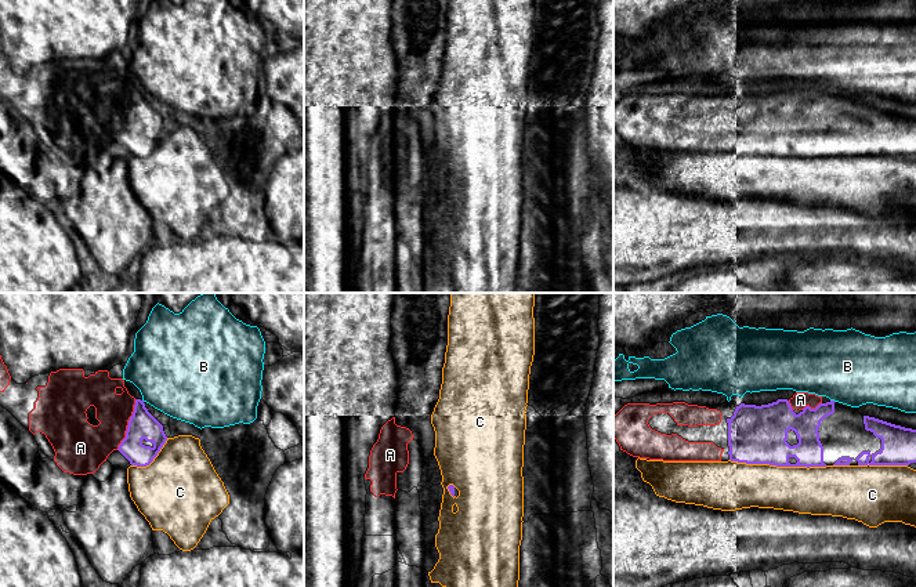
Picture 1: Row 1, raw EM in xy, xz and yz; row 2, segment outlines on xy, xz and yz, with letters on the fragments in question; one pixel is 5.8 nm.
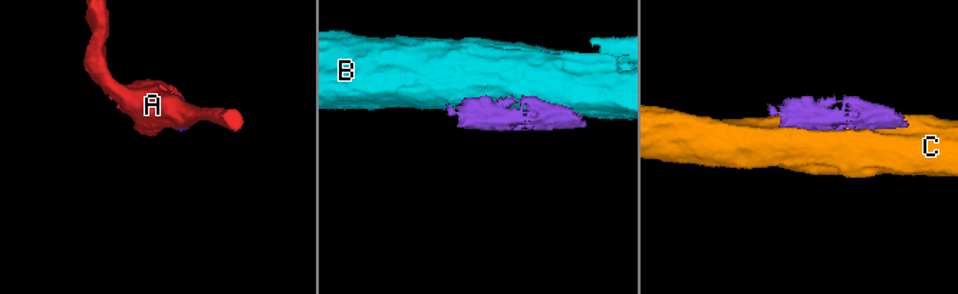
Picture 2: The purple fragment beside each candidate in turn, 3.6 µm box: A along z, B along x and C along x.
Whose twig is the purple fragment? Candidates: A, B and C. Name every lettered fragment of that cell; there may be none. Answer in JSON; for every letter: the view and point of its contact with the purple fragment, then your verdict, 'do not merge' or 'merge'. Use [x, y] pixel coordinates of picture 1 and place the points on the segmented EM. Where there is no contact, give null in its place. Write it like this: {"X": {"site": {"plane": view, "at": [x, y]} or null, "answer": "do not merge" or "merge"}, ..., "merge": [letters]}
{"A": {"site": {"plane": "xy", "at": [129, 424]}, "answer": "merge"}, "B": {"site": {"plane": "yz", "at": [833, 401]}, "answer": "do not merge"}, "C": {"site": {"plane": "yz", "at": [778, 466]}, "answer": "do not merge"}, "merge": ["A"]}

